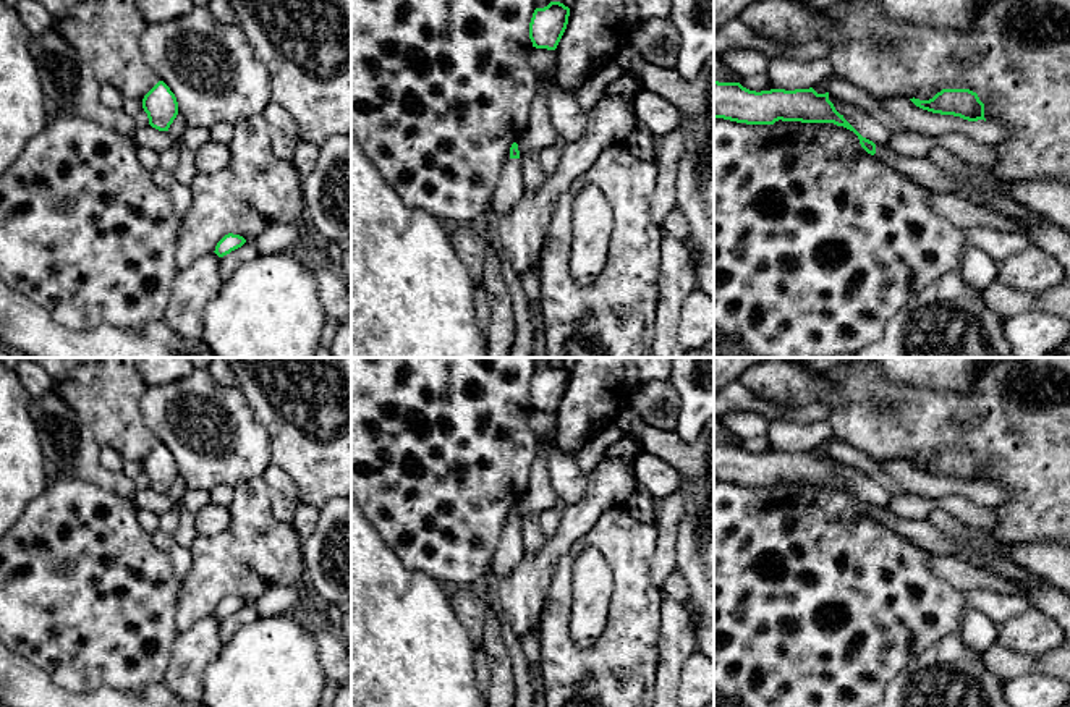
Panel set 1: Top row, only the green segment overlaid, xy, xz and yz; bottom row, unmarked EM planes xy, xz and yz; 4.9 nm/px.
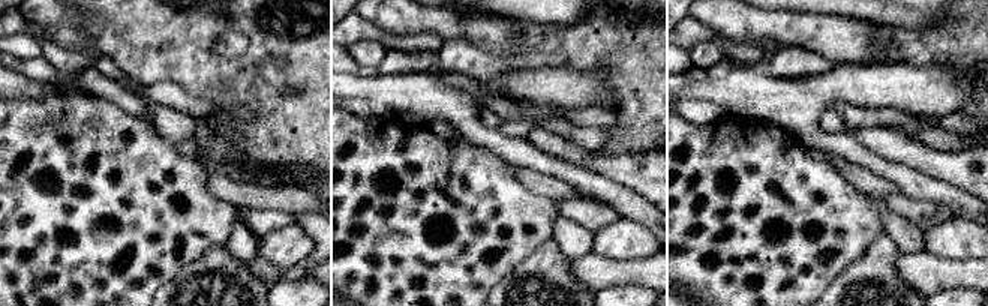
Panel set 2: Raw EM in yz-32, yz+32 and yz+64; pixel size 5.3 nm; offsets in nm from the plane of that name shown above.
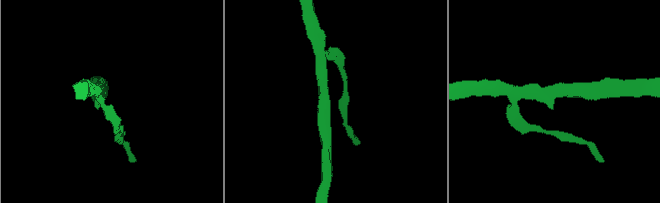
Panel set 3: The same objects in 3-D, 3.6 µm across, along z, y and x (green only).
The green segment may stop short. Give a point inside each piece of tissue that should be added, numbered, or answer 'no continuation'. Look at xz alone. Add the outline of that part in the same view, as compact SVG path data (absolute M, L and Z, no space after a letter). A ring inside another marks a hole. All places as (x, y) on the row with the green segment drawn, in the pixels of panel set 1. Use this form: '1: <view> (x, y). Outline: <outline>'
1: xz (510, 188). Outline: M507 159L490 202L490 215L508 214L523 197L521 160Z

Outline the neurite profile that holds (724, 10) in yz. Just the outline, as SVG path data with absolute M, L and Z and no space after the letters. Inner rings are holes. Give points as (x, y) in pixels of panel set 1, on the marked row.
M714 0L714 34L754 2L758 0Z

